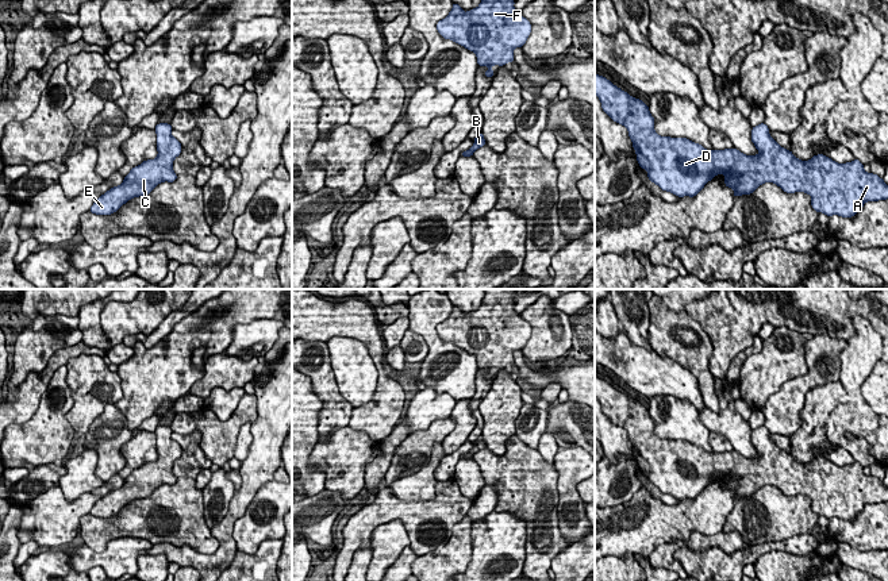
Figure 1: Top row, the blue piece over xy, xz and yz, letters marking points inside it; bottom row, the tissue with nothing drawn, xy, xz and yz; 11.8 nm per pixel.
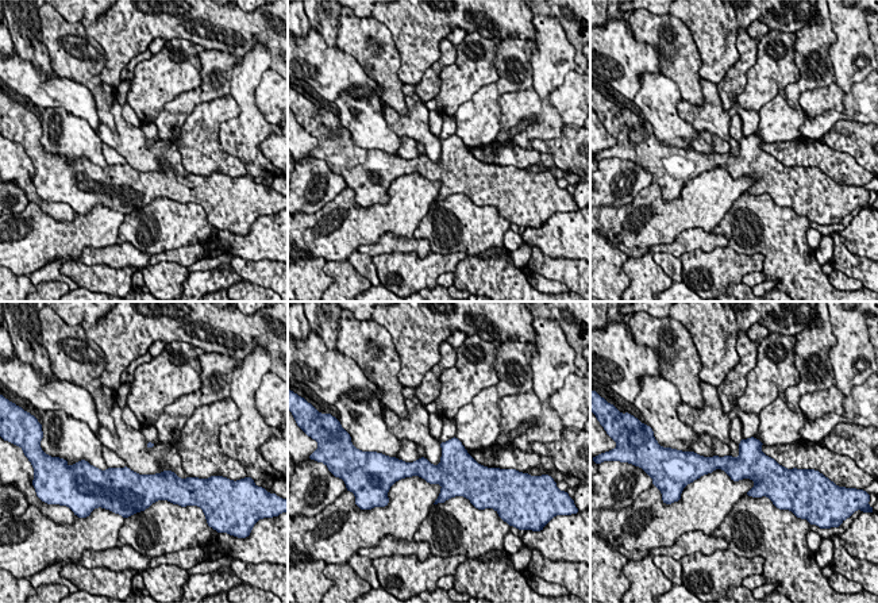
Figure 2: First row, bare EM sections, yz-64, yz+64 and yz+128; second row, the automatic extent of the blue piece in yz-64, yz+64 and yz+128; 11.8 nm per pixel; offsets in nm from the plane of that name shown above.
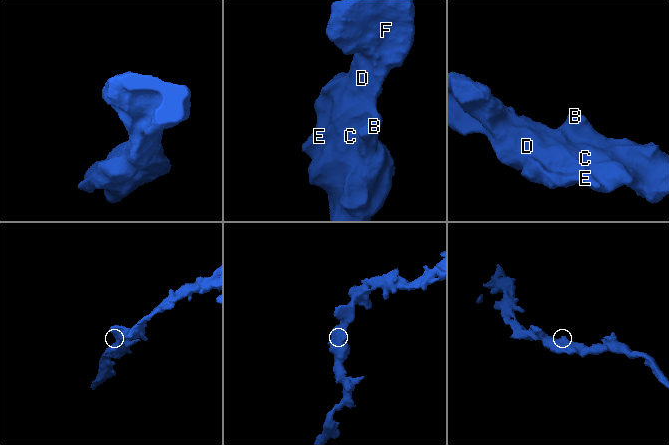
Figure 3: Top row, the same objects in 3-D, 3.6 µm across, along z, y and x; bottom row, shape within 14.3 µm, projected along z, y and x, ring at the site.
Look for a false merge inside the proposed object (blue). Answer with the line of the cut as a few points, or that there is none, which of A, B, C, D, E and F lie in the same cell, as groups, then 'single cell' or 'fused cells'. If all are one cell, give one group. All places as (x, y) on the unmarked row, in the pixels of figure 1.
no cut | A B C D E F | single cell

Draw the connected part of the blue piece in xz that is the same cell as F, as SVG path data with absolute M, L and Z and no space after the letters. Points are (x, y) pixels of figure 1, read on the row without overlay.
M484 289L478 309L464 315L453 305L449 318L437 326L438 335L474 354L478 369L488 369L485 380L495 378L493 368L514 366L514 353L522 350L531 326L514 311L515 289Z

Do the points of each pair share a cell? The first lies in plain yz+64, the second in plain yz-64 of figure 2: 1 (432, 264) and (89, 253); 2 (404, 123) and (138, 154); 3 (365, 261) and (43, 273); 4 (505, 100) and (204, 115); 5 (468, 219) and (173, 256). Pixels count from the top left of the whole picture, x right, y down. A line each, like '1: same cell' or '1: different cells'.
1: different cells
2: same cell
3: same cell
4: same cell
5: different cells

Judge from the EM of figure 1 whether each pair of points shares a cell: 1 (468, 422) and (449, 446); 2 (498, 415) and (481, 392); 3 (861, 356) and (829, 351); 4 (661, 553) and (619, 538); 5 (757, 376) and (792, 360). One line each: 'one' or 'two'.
1: one
2: two
3: two
4: two
5: one

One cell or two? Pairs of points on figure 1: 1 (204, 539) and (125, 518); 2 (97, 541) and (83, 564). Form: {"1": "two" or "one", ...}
{"1": "one", "2": "two"}

